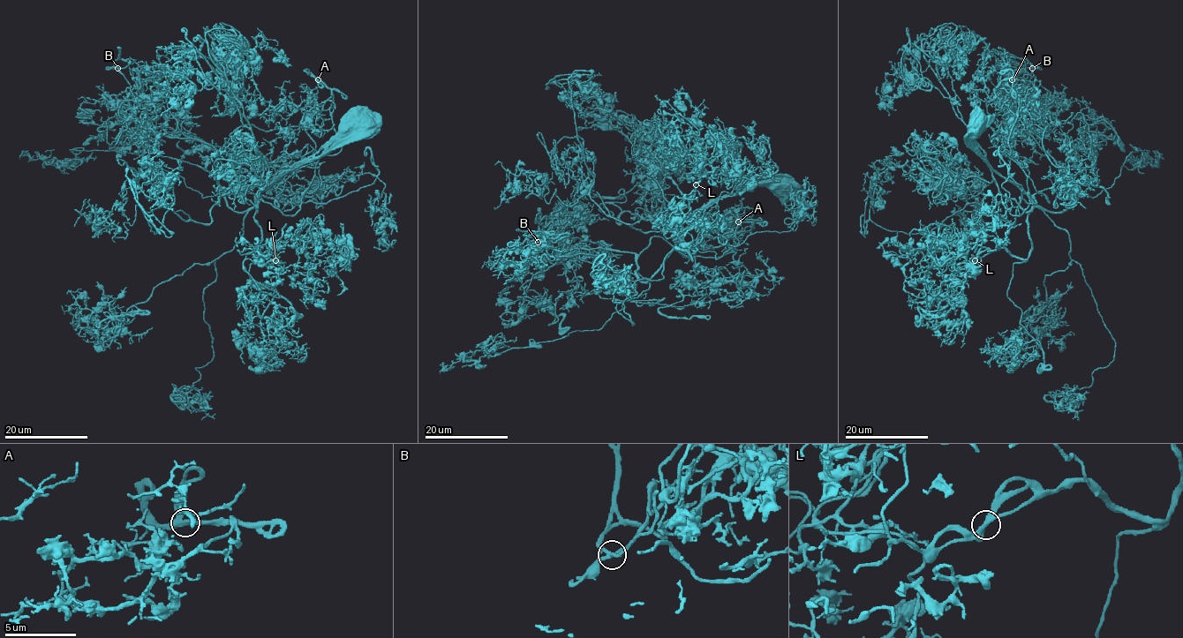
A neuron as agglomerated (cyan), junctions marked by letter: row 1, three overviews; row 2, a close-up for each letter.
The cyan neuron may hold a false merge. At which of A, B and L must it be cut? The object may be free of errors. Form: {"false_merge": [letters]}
{"false_merge": []}

